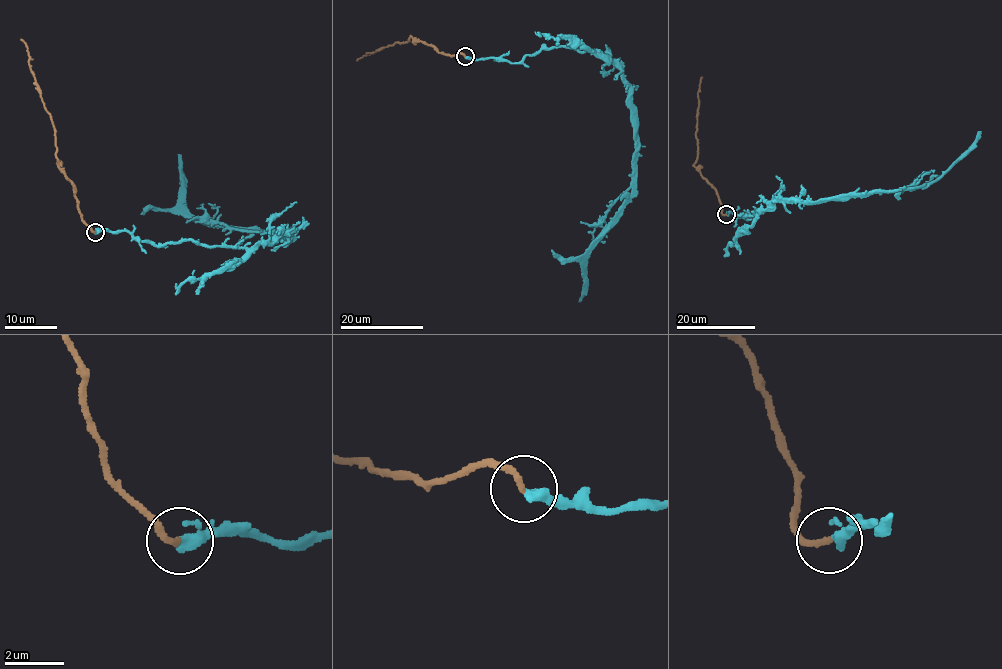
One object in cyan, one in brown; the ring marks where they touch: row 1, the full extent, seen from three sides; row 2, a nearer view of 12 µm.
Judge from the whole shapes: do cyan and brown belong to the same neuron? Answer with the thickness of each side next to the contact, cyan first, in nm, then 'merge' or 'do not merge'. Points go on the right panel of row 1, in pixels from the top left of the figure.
280/200 nm | merge

